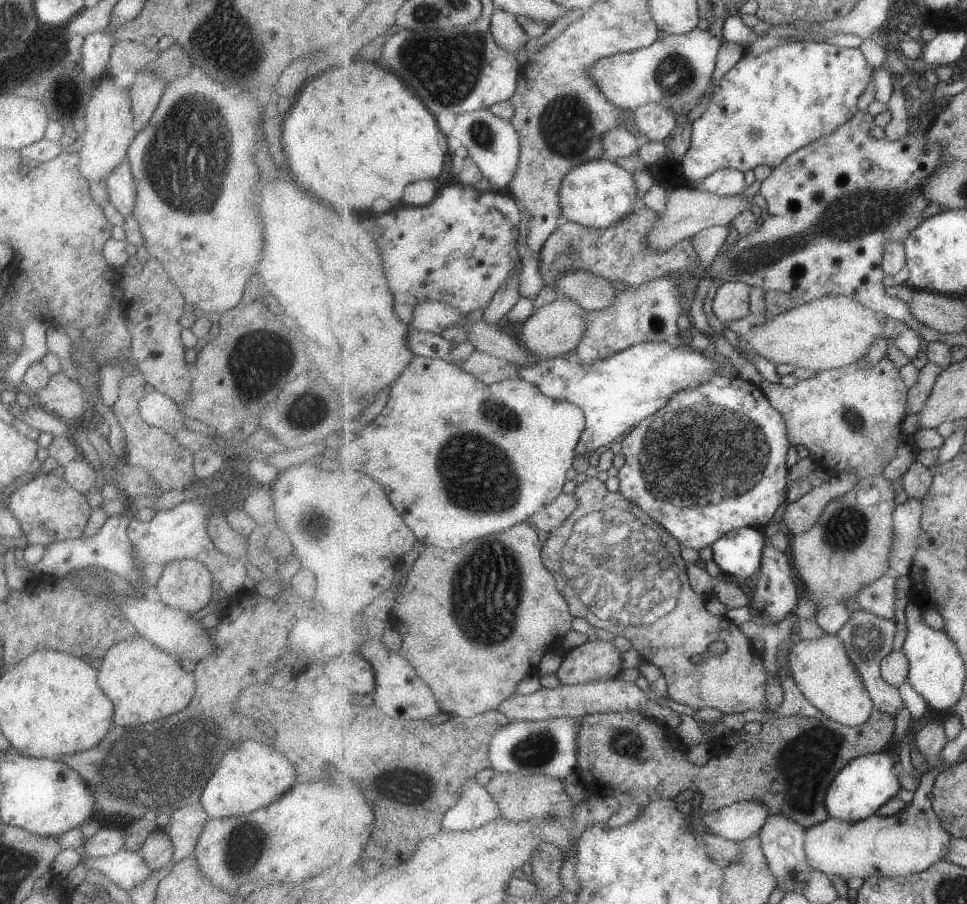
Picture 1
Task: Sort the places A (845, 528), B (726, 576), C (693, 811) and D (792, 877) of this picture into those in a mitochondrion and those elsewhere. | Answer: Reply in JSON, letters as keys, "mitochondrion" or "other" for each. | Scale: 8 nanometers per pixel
{"A":"mitochondrion","B":"other","C":"other","D":"mitochondrion"}

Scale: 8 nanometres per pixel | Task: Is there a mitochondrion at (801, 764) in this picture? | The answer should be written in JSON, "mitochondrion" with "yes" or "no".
{"mitochondrion":"yes"}

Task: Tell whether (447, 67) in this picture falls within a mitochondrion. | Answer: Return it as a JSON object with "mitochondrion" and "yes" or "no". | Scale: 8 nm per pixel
{"mitochondrion":"yes"}

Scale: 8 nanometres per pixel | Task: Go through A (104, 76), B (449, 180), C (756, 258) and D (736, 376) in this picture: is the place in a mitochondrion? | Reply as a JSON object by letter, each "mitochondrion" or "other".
{"A":"other","B":"other","C":"mitochondrion","D":"other"}

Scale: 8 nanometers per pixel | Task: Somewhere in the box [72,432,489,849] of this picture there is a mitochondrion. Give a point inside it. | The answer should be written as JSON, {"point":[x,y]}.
{"point":[172,774]}

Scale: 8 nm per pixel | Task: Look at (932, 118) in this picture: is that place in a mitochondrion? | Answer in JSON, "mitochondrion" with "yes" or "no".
{"mitochondrion":"no"}

